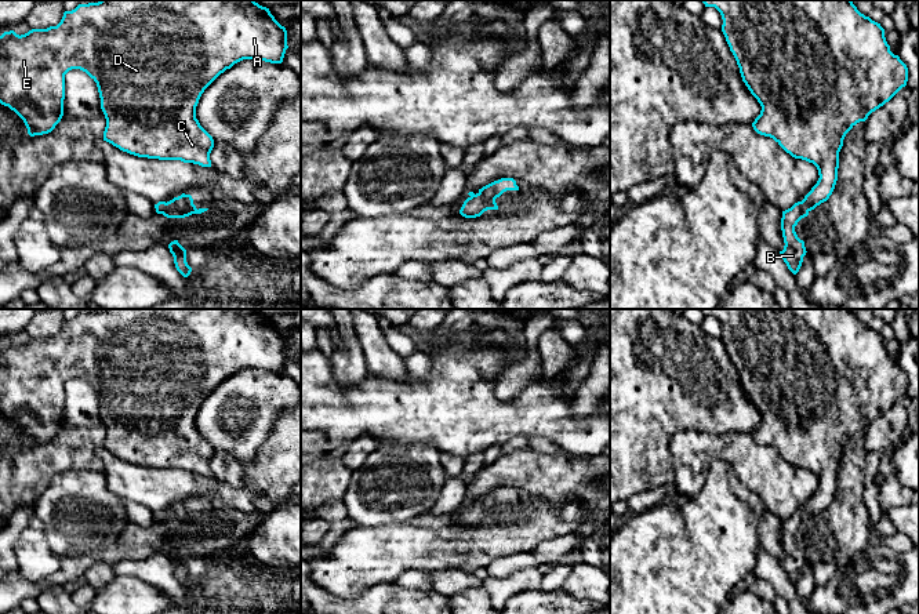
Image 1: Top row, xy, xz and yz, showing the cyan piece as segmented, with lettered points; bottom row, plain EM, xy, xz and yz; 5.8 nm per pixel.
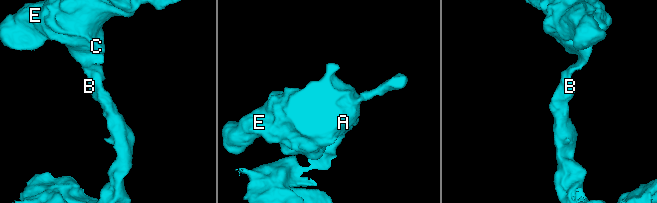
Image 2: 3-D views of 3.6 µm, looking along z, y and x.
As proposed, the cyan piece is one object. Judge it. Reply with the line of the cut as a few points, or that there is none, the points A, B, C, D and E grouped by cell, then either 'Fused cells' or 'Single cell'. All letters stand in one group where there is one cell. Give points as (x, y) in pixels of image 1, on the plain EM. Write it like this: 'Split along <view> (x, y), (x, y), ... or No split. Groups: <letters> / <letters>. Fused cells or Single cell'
No split. Groups: A B C D E. Single cell

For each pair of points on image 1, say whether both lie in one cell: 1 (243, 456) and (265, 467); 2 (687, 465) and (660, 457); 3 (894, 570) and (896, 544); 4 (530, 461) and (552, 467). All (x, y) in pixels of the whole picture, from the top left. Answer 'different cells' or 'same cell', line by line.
1: different cells
2: different cells
3: different cells
4: same cell

